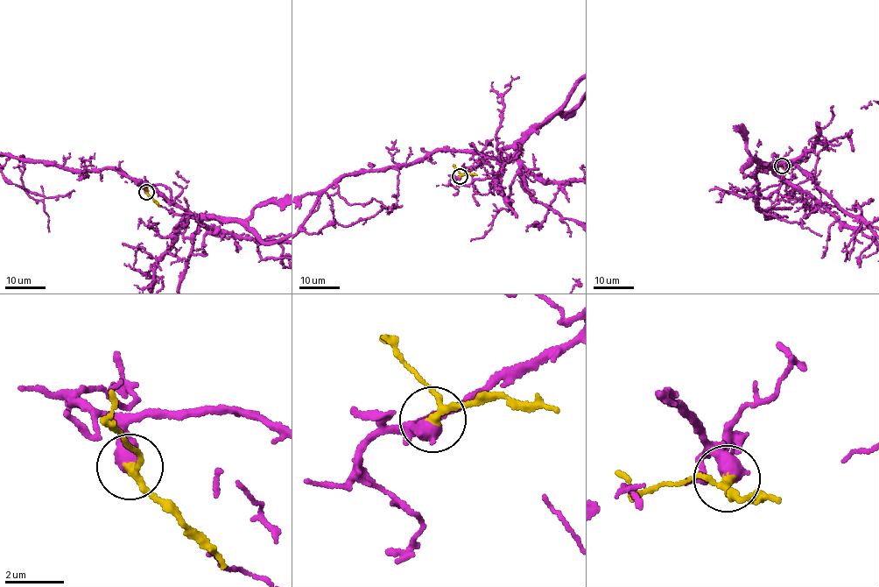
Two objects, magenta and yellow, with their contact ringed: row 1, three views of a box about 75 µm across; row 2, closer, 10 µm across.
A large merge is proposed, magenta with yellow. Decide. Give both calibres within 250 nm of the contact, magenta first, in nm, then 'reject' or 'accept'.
600 nm thick on the magenta side, 200 nm on the other; accept

